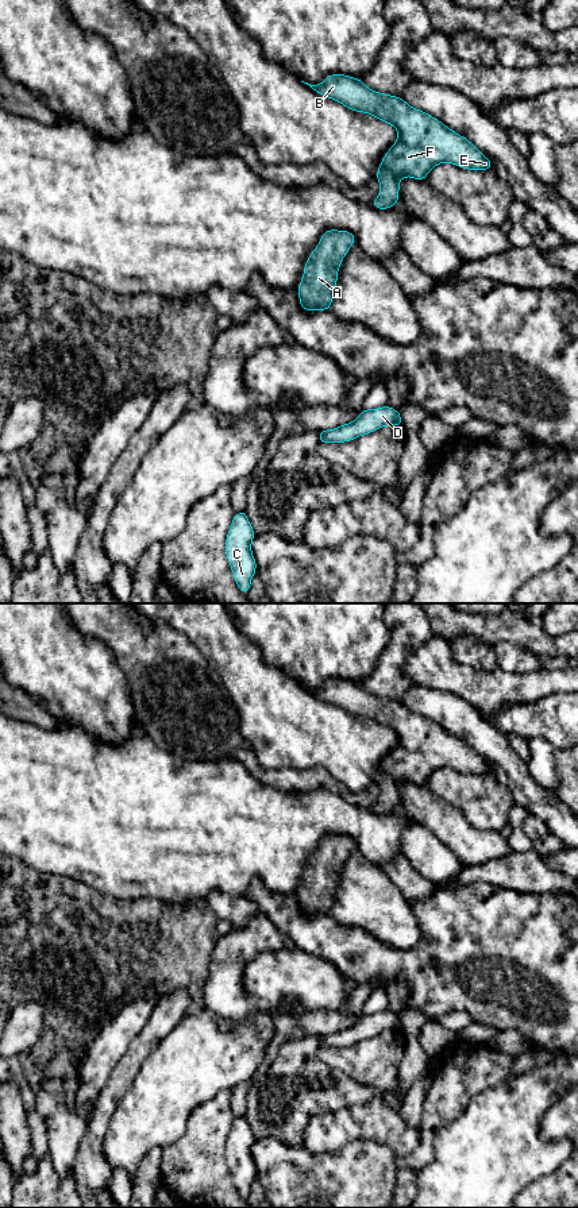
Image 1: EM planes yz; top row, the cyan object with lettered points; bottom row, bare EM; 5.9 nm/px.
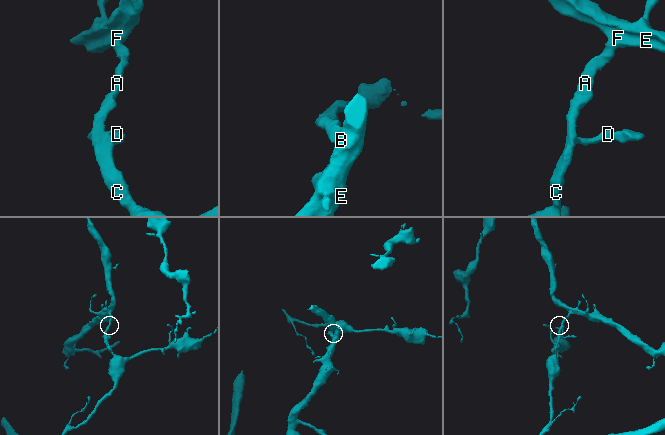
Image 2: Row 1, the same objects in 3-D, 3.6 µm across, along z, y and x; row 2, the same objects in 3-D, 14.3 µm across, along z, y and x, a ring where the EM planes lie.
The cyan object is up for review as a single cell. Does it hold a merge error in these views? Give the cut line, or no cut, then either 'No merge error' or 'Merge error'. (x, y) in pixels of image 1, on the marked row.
No split. No merge error

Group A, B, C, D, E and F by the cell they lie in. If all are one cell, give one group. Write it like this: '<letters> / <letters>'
A B C D E F

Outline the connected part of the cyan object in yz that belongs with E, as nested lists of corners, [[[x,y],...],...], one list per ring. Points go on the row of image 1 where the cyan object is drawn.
[[[330,74],[321,84],[304,84],[351,111],[369,113],[397,130],[397,140],[382,157],[377,170],[379,193],[371,202],[375,209],[390,209],[398,204],[401,178],[425,181],[439,163],[452,163],[467,170],[492,170],[492,161],[469,139],[439,119],[411,107],[404,99],[367,88],[363,80]]]

